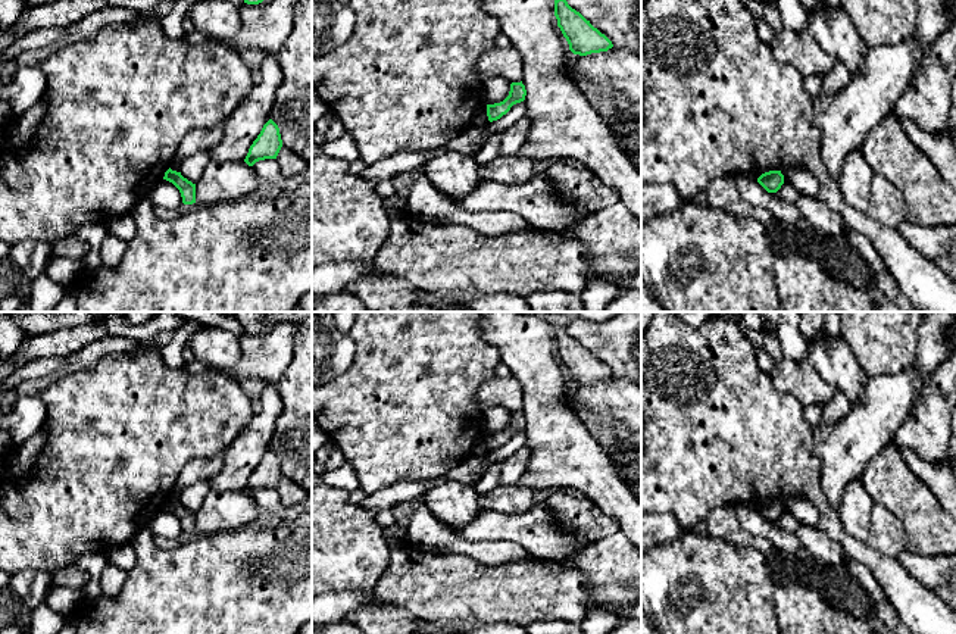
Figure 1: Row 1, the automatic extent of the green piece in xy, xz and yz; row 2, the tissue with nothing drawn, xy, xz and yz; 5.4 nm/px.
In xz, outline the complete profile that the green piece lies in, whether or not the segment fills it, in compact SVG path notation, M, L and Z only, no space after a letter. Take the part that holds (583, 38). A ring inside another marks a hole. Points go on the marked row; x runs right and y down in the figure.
M554 0L554 16L574 54L587 56L613 47L612 41L572 9L566 0Z

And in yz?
M769 171L762 174L757 178L757 182L768 191L768 193L777 193L781 185L784 184L784 175L781 171Z

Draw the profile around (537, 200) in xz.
M534 175L522 184L484 178L471 193L453 200L474 213L503 210L519 215L538 231L568 231L587 216L546 175Z

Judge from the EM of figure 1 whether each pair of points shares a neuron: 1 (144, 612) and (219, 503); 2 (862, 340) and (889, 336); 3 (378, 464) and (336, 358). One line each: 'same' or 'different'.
1: different
2: same
3: different

